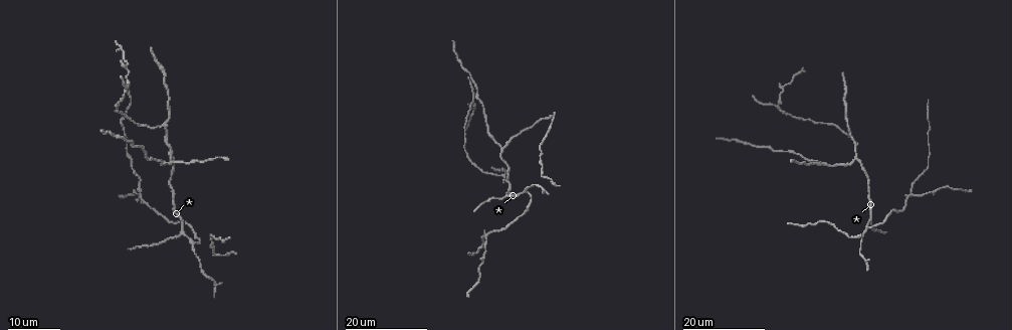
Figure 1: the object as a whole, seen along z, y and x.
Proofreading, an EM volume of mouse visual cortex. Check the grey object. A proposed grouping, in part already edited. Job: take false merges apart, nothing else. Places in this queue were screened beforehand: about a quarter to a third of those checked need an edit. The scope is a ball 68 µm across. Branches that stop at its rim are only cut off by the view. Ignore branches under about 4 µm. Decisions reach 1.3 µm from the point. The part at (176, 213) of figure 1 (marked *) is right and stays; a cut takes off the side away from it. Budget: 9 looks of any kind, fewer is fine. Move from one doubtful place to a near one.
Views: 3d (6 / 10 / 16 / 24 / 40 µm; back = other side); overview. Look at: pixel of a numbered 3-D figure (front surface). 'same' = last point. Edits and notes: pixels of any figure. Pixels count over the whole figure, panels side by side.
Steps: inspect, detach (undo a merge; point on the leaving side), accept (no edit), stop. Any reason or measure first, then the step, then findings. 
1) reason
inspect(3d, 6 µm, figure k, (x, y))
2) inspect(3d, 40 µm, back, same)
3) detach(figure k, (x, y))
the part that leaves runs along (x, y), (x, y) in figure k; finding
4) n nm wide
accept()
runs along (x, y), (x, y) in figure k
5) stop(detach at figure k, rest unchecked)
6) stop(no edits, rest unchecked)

a fork
inspect(3d, 24 µm, figure 1, (854, 160))

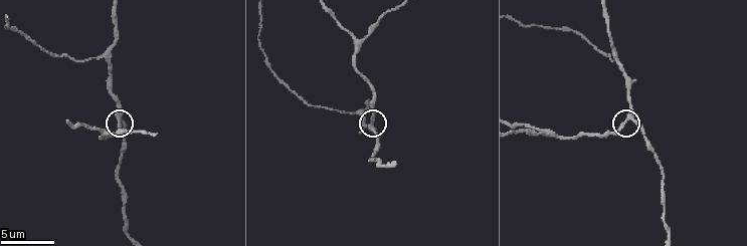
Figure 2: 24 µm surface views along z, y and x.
closer look
inspect(3d, 10 µm, figure 2, (629, 117))

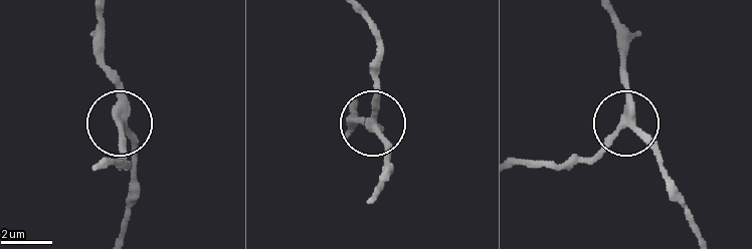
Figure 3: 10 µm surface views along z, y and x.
290 nm wide
accept()
runs along (373, 199), (384, 173), (384, 143), (371, 116), (377, 73) in figure 3; continuous, no second neuron

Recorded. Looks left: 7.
three-way junction
inspect(3d, 24 µm, figure 1, (472, 103))

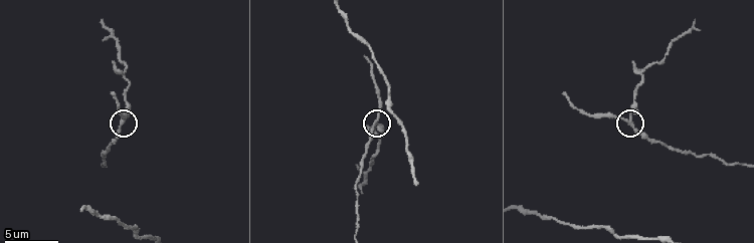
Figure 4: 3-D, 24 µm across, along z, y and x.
inspect(3d, 6 µm, figure 4, (124, 121))

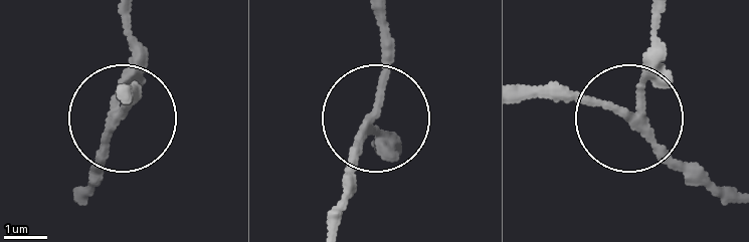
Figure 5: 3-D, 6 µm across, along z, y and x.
160 nm wide
detach(figure 5, (393, 159))
the part that leaves runs along (639, 117), (650, 13) in figure 5; a second neuron is stuck on

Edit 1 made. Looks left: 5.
three-way junction
inspect(3d, 16 µm, figure 2, (354, 111))

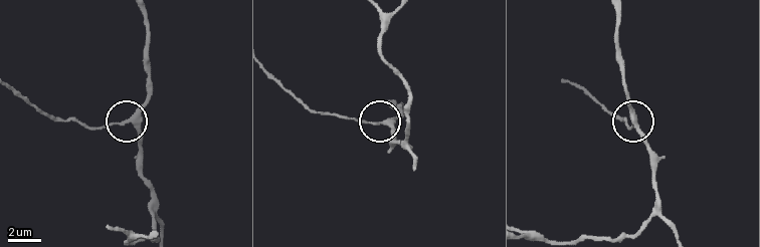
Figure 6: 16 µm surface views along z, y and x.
zoom in
inspect(3d, 6 µm, figure 6, (383, 124))

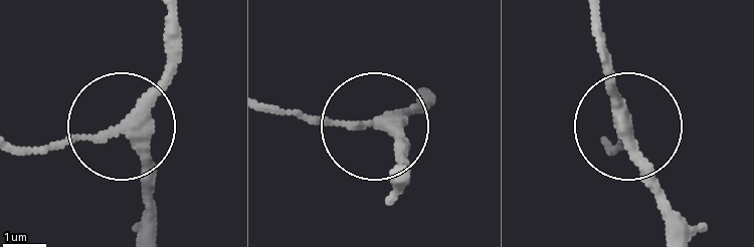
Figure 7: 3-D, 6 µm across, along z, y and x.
accept()
runs along (671, 231), (664, 188), (598, 51) in figure 7; continuous, no second neuron

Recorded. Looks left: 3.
looks like a crossing
inspect(3d, 16 µm, figure 1, (487, 237))

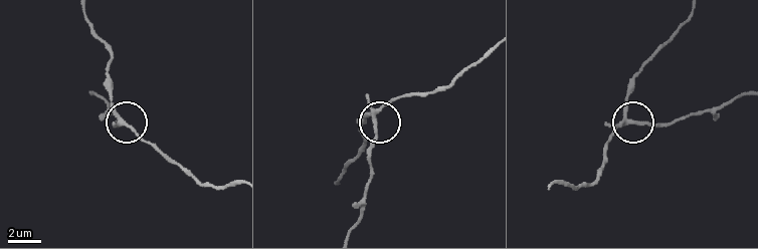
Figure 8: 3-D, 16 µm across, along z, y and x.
inspect(3d, 10 µm, figure 8, (628, 121))

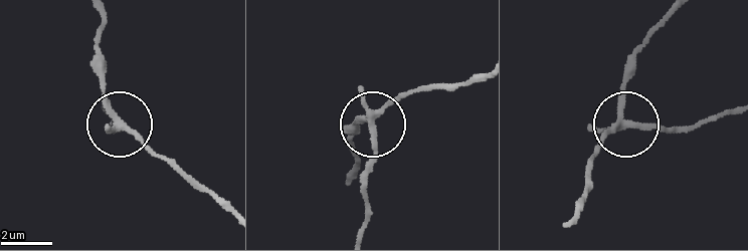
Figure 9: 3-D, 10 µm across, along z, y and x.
side arm 18 µm
detach(figure 9, (373, 155))
the part that leaves runs along (368, 119), (374, 157), (361, 234) in figure 9; a second neuron is stuck on

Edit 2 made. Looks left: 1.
a fork
inspect(3d, 10 µm, figure 2, (542, 132))

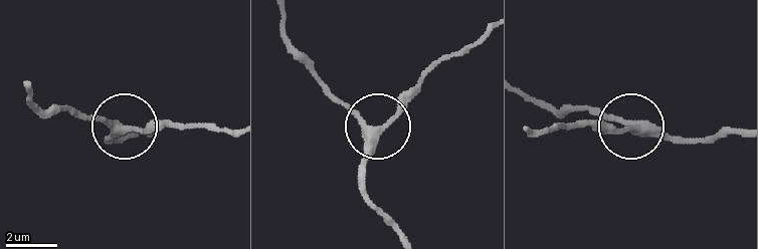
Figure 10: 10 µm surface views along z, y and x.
3 arms
accept()
runs along (737, 135), (673, 142), (577, 121) in figure 10; one neuron here

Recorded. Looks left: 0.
stop(detach at figure 5, detach at figure 9, rest unchecked)

